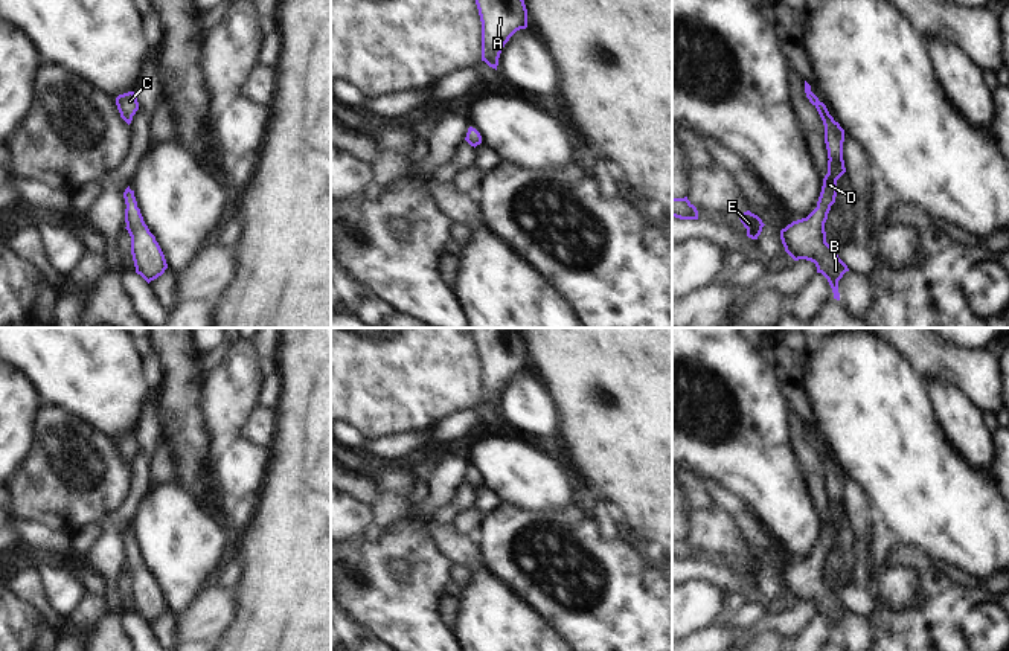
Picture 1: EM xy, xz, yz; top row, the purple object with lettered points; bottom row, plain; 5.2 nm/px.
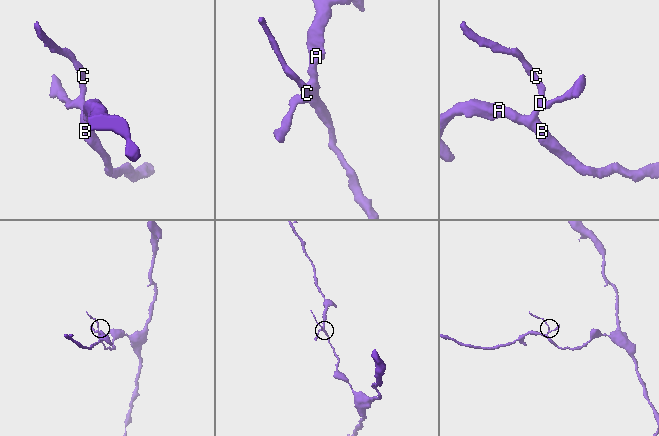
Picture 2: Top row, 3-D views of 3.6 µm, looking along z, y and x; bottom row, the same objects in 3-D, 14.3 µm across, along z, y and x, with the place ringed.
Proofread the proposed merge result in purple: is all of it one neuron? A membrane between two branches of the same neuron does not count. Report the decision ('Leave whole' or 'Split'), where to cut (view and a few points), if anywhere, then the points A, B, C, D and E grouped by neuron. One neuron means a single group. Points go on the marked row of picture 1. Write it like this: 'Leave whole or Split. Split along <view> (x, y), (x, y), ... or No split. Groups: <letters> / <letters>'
Leave whole. No split. Groups: A B C D E

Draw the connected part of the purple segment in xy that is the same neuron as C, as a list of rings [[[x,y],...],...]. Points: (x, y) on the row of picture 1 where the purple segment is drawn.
[[[134,91],[119,95],[116,98],[116,105],[120,113],[120,117],[130,125],[133,120],[133,116],[139,110],[139,102]]]

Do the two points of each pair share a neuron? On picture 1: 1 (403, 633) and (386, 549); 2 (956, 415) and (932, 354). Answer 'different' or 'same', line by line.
1: same
2: different

